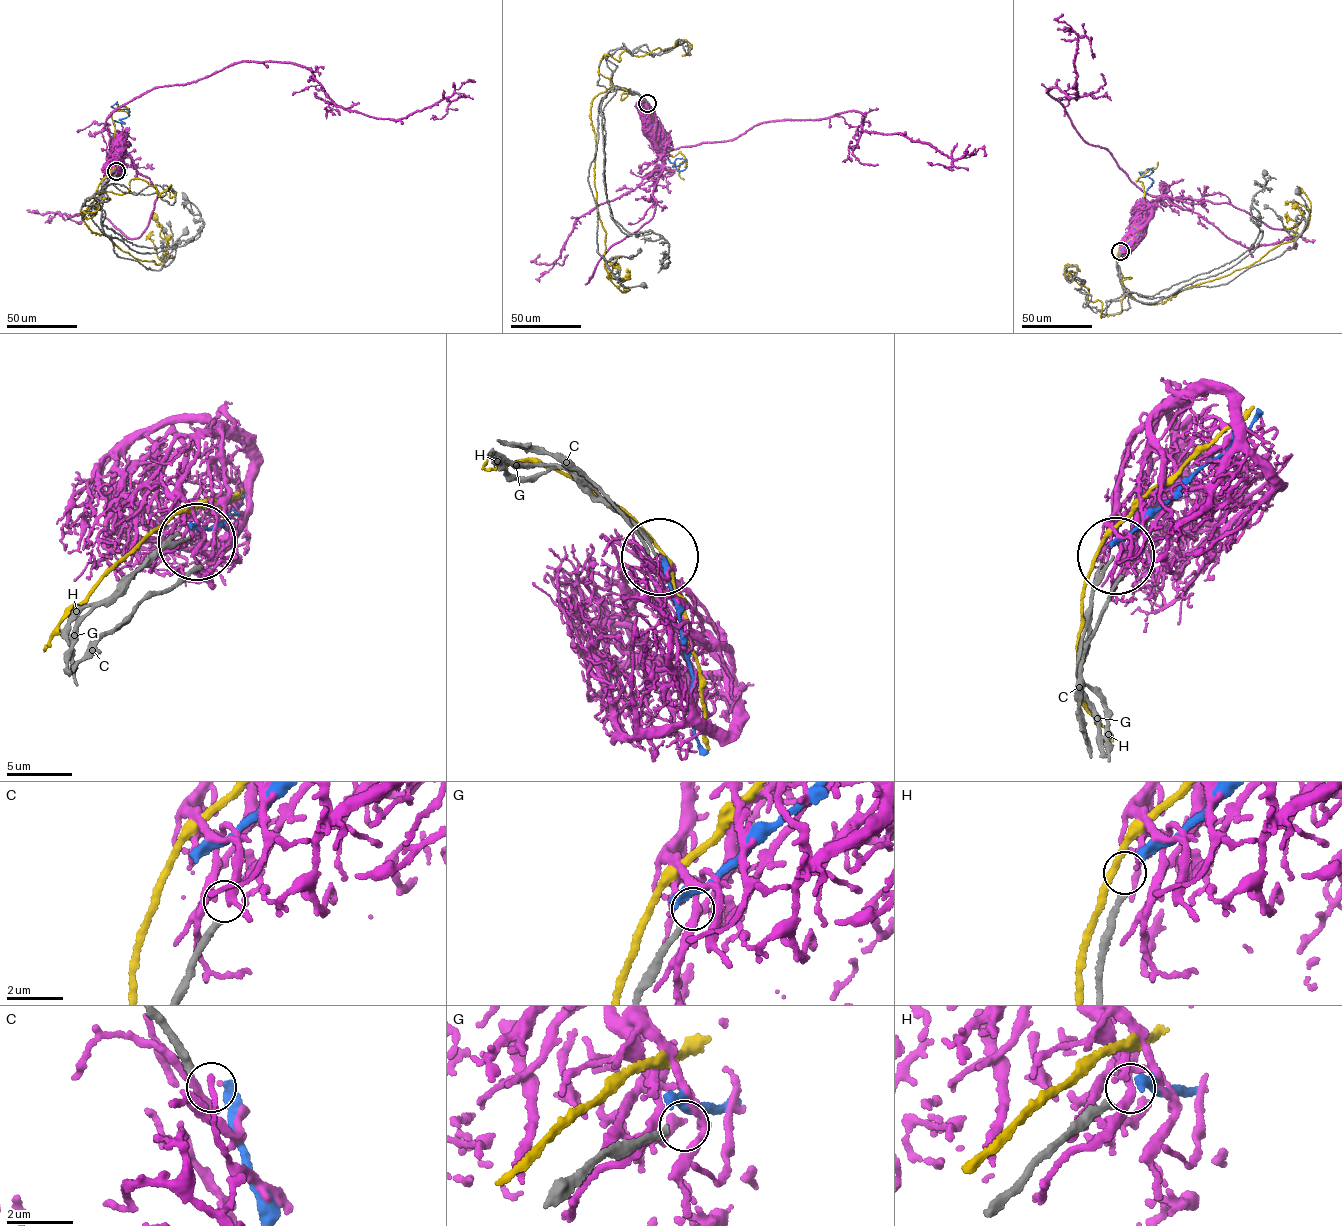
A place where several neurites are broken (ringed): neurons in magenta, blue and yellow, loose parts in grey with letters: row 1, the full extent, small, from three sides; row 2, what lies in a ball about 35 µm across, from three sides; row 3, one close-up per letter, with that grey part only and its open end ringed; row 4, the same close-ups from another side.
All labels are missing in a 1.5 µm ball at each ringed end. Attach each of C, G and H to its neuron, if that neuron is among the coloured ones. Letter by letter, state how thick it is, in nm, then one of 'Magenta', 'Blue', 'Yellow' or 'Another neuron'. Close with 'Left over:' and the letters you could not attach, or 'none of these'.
C: Thickness 280 nm. Another neuron
G: Thickness 200 nm. Another neuron
H: Thickness 190 nm. Blue
Left over: C, G

